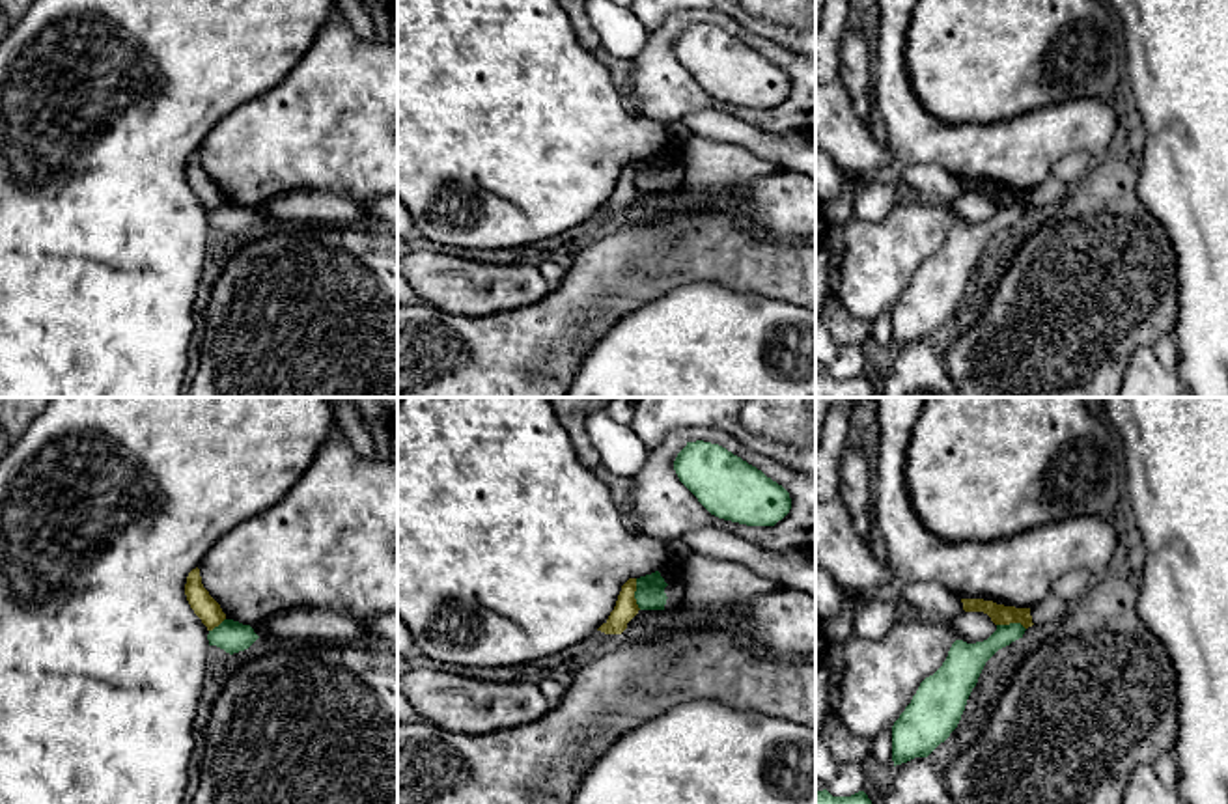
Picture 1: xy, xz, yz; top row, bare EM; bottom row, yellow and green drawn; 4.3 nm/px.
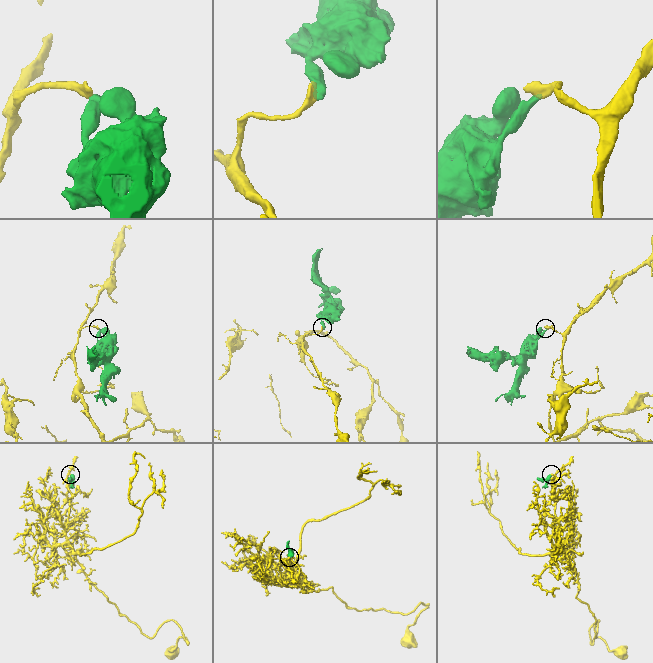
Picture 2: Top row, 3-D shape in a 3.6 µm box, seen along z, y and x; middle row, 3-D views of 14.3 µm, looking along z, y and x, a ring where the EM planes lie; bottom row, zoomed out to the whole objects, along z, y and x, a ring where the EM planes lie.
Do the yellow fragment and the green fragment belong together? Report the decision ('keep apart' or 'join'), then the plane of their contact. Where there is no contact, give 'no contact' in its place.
keep apart; meets yellow in xz

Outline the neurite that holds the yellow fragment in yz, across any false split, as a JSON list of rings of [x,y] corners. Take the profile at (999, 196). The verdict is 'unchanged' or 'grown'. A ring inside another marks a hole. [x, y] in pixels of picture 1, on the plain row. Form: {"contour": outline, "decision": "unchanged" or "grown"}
{"contour": [[[961,181],[965,194],[984,194],[995,207],[1021,205],[1025,211],[1032,209],[1030,190],[1015,190],[997,187],[984,181]]], "decision": "unchanged"}

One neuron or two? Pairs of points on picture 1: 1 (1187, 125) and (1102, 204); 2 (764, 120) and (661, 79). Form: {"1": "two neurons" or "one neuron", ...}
{"1": "two neurons", "2": "one neuron"}

